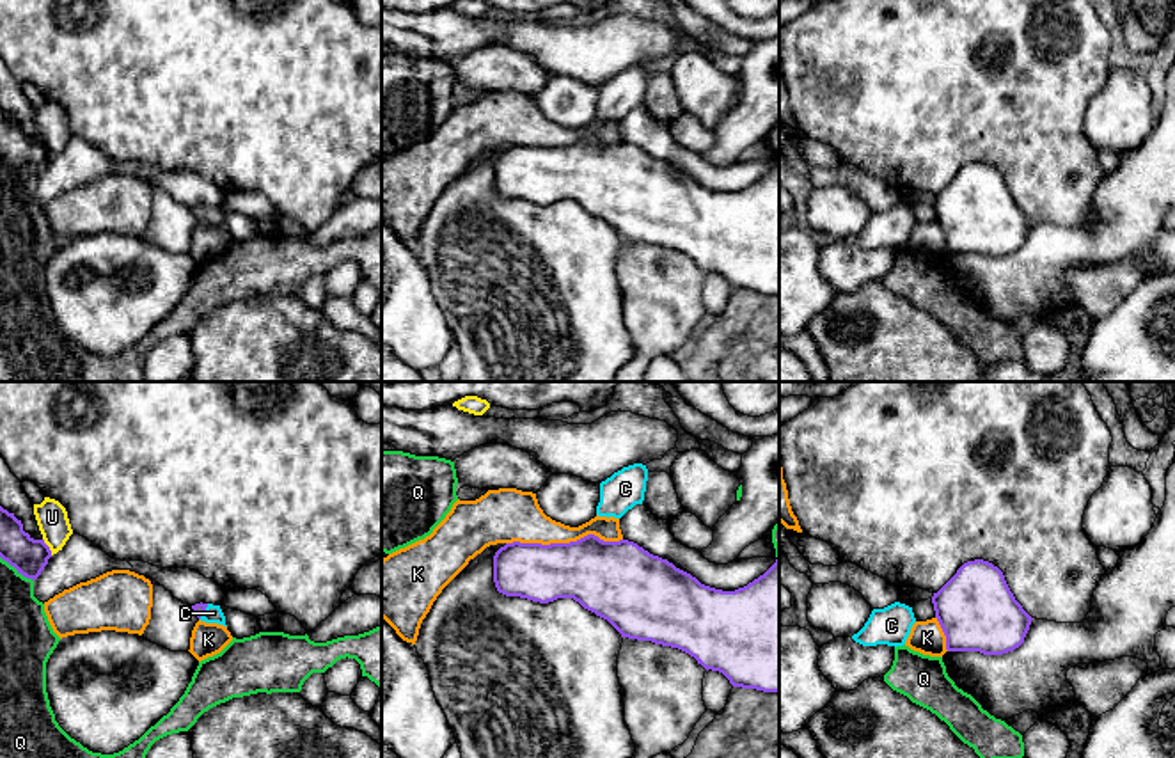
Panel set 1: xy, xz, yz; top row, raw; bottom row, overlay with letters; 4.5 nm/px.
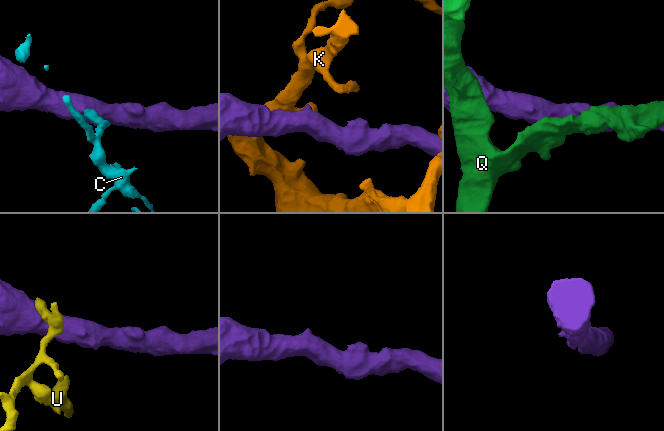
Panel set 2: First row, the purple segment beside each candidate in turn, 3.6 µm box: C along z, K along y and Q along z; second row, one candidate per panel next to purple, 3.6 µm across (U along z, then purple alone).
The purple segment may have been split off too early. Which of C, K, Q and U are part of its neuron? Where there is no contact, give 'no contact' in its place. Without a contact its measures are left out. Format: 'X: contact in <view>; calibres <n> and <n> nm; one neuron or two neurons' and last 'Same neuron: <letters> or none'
C: contact in xy; calibres 50 and 80 nm; one neuron
K: contact in xz; calibres 340 and 220 nm; two neurons
Q: contact in xy; calibres 170 and 220 nm; two neurons
U: contact in xy; calibres 170 and 140 nm; two neurons
Same neuron: C

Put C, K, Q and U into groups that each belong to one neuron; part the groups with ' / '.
C / K / Q / U

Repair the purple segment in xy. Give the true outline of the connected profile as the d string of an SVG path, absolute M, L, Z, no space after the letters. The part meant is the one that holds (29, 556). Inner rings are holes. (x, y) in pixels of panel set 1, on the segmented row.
M0 506L0 557L27 579L37 579L48 559L50 547L23 531L21 520Z

